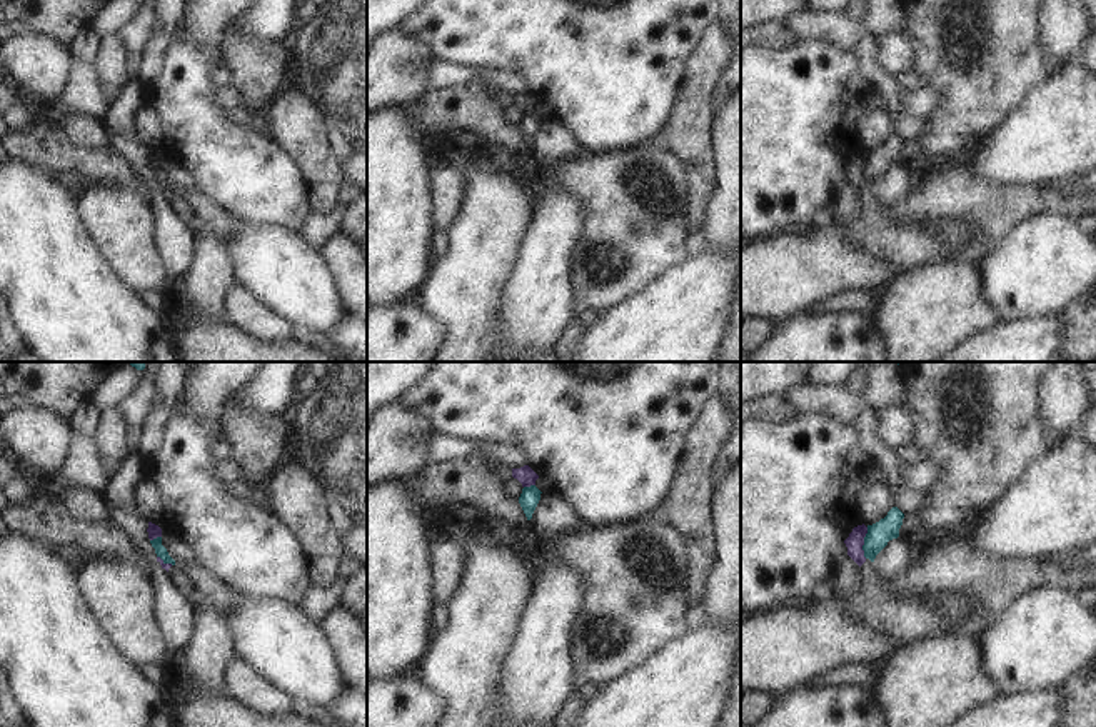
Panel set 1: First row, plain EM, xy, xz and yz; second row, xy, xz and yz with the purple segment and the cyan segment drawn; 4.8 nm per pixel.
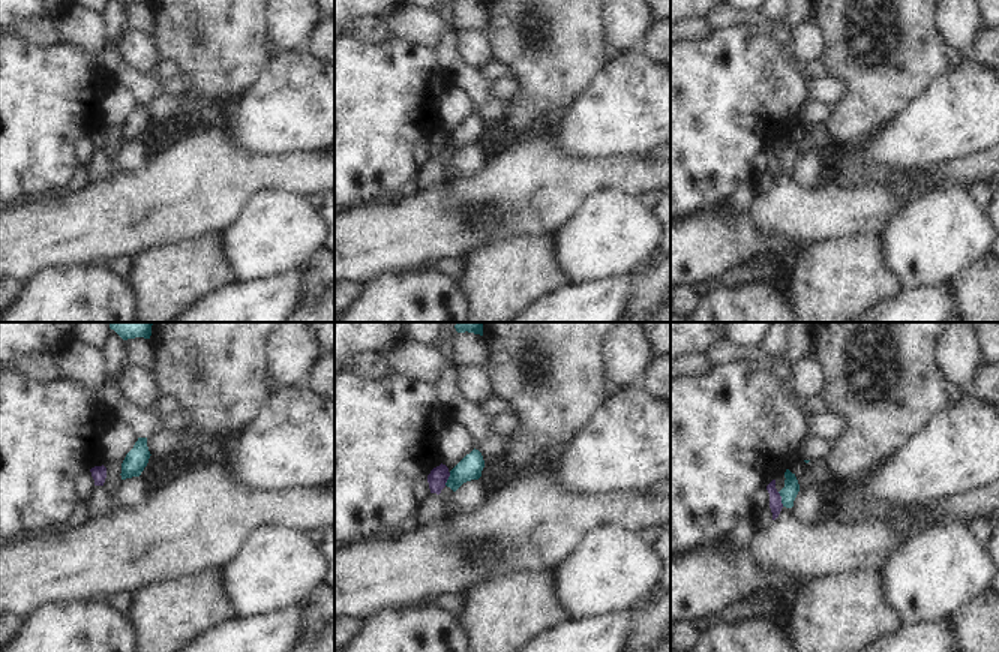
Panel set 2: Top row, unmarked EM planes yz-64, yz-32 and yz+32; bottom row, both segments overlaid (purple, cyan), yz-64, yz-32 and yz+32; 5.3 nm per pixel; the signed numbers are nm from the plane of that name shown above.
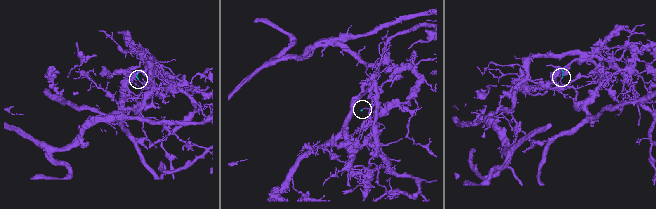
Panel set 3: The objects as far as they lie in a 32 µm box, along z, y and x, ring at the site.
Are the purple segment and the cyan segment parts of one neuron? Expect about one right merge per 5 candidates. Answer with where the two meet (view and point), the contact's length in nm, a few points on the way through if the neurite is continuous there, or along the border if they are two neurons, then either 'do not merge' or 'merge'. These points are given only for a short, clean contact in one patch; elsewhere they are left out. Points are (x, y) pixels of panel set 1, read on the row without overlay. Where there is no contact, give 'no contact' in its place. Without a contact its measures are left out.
meets purple in yz at (863, 169); contact 150 nm long; border along yz (868, 154), (863, 164), (864, 184); do not merge

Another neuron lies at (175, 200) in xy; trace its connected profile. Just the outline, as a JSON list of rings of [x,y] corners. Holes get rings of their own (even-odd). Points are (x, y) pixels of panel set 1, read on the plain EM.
[[[175,190],[175,192],[172,192],[168,195],[168,205],[192,228],[192,232],[195,233],[194,223],[197,220],[197,215],[194,213],[192,207],[180,195],[178,190]]]

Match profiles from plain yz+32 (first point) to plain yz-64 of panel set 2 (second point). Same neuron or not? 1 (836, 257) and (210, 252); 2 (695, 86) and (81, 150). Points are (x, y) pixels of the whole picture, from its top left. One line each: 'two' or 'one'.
1: one
2: two

